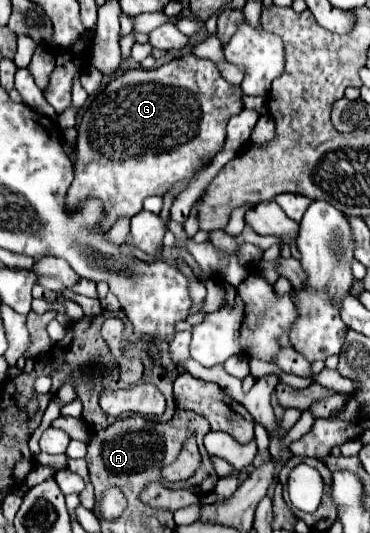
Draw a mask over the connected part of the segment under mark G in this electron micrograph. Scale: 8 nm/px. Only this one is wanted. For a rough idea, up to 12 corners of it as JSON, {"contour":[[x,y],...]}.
{"contour":[[210,59],[116,71],[66,209],[100,231],[214,157],[244,109]]}

